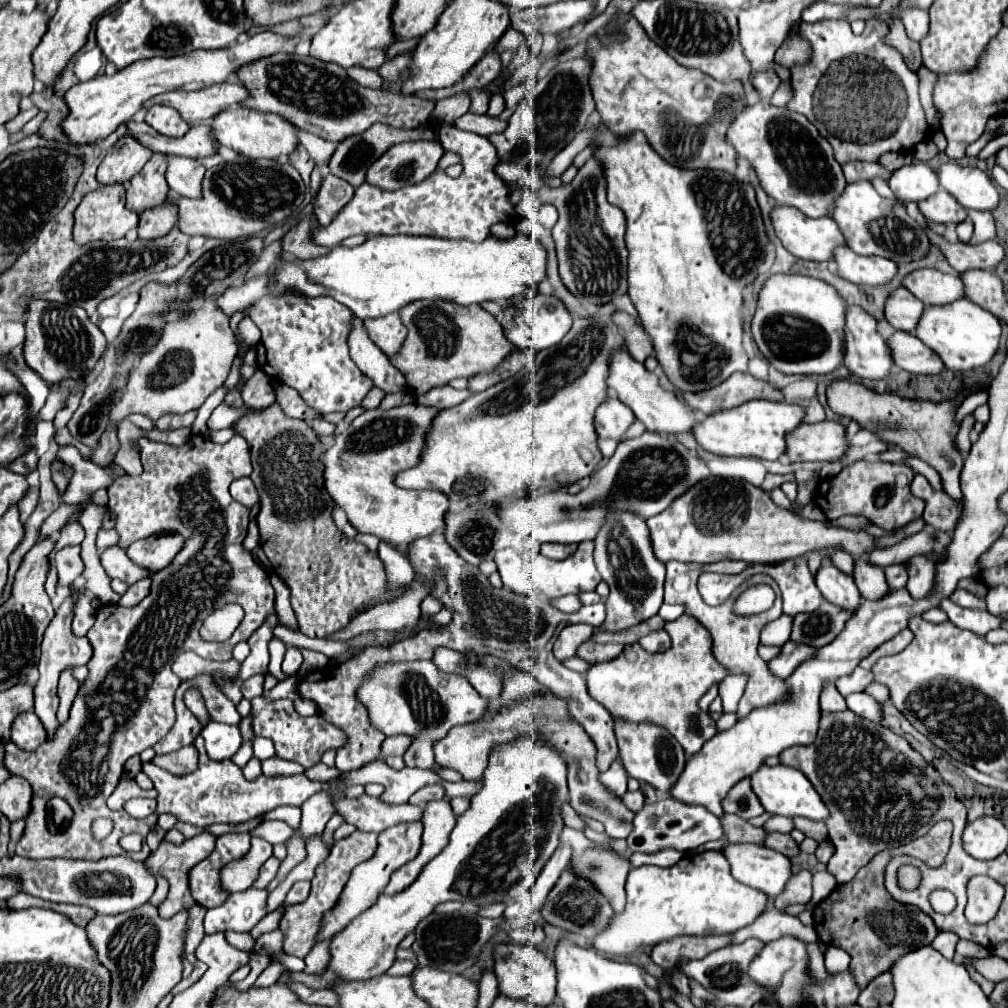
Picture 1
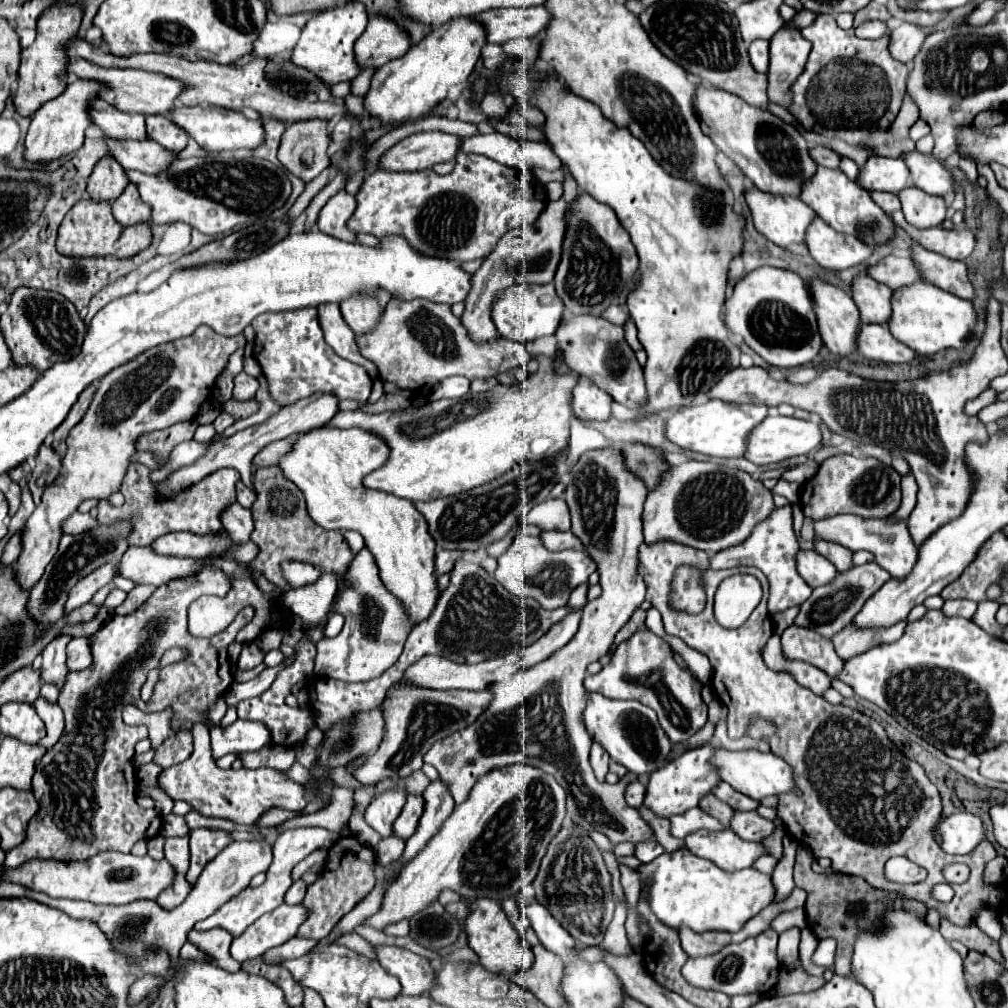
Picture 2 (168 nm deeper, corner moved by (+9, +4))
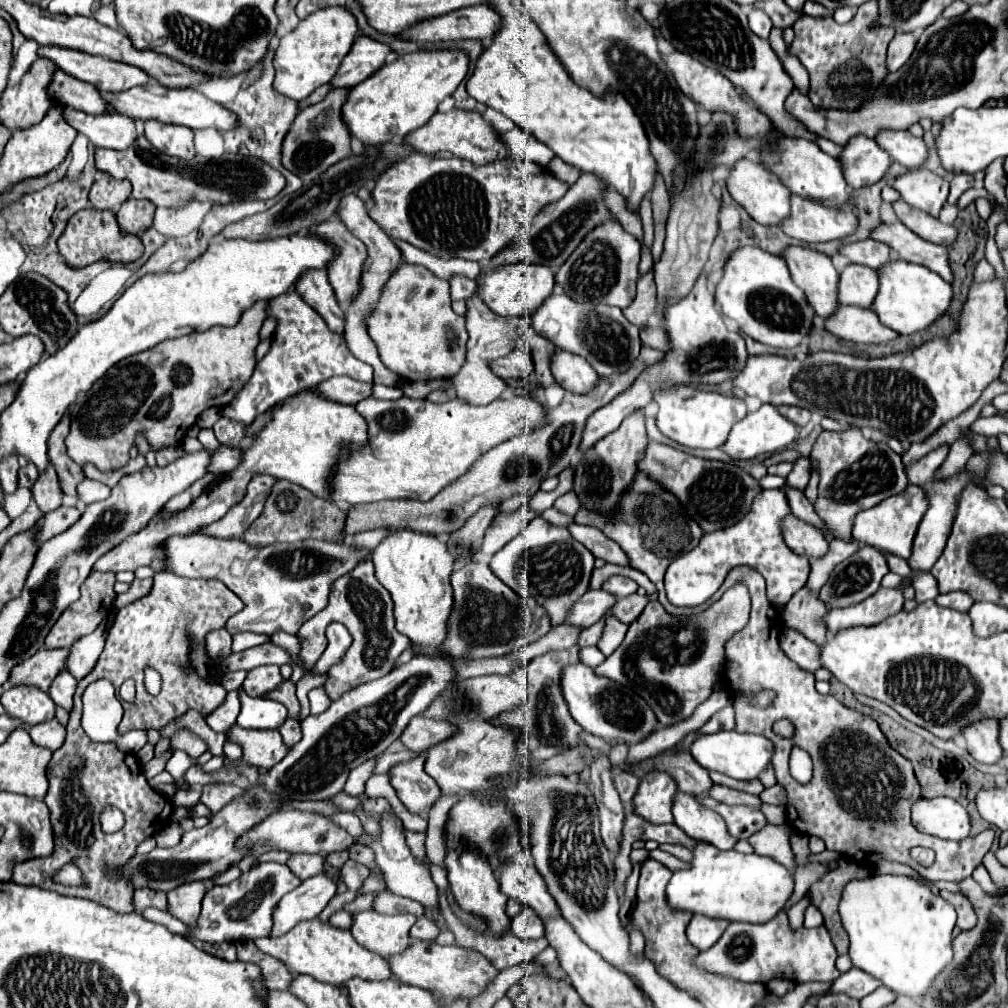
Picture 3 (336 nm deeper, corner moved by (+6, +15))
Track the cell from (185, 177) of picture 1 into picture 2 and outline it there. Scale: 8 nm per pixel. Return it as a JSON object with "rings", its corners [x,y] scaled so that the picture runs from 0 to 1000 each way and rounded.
{"rings":[[[149,138],[113,140],[107,144],[107,154],[123,168],[135,168],[141,172],[159,172],[175,158],[169,150],[161,150],[161,146]]]}

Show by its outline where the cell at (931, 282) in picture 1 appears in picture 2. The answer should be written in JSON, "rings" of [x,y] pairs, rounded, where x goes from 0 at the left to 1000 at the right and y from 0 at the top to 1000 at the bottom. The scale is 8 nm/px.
{"rings":[[[881,253],[869,263],[859,265],[859,271],[871,281],[881,283],[883,287],[891,287],[913,277],[913,269],[909,267],[903,255],[887,255],[887,253]]]}

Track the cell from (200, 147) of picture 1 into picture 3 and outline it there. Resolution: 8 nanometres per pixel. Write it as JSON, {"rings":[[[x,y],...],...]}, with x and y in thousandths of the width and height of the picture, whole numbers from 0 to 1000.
{"rings":[[[61,69],[55,71],[49,91],[55,101],[72,109],[80,109],[84,113],[98,115],[98,113],[112,111],[106,97],[92,83],[76,79],[74,75],[68,75]]]}

